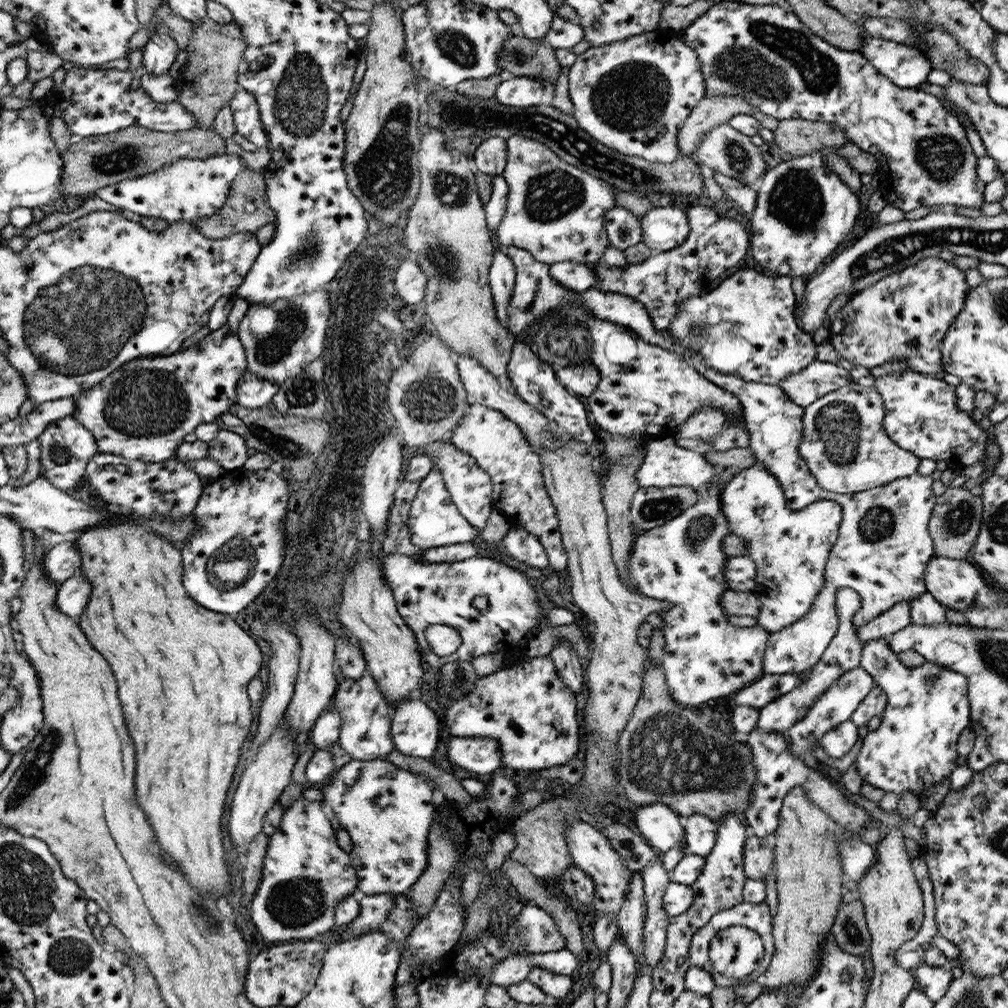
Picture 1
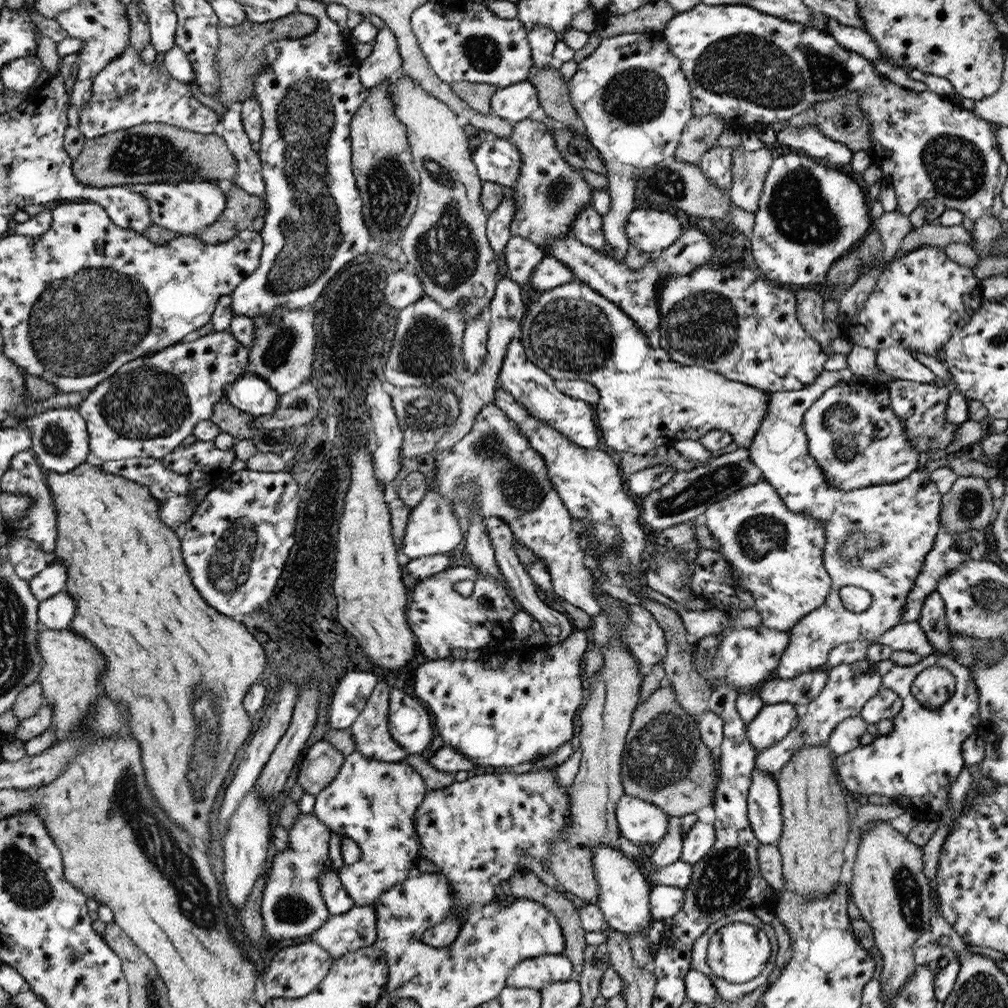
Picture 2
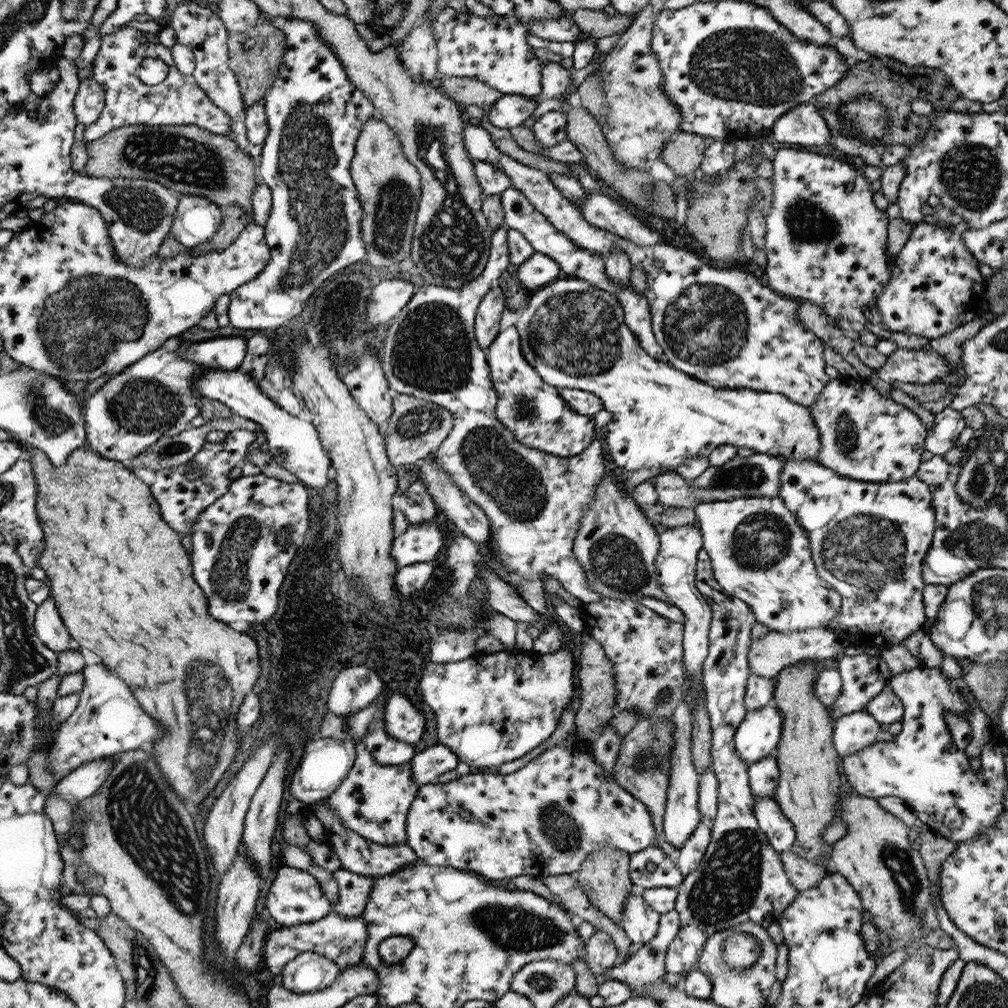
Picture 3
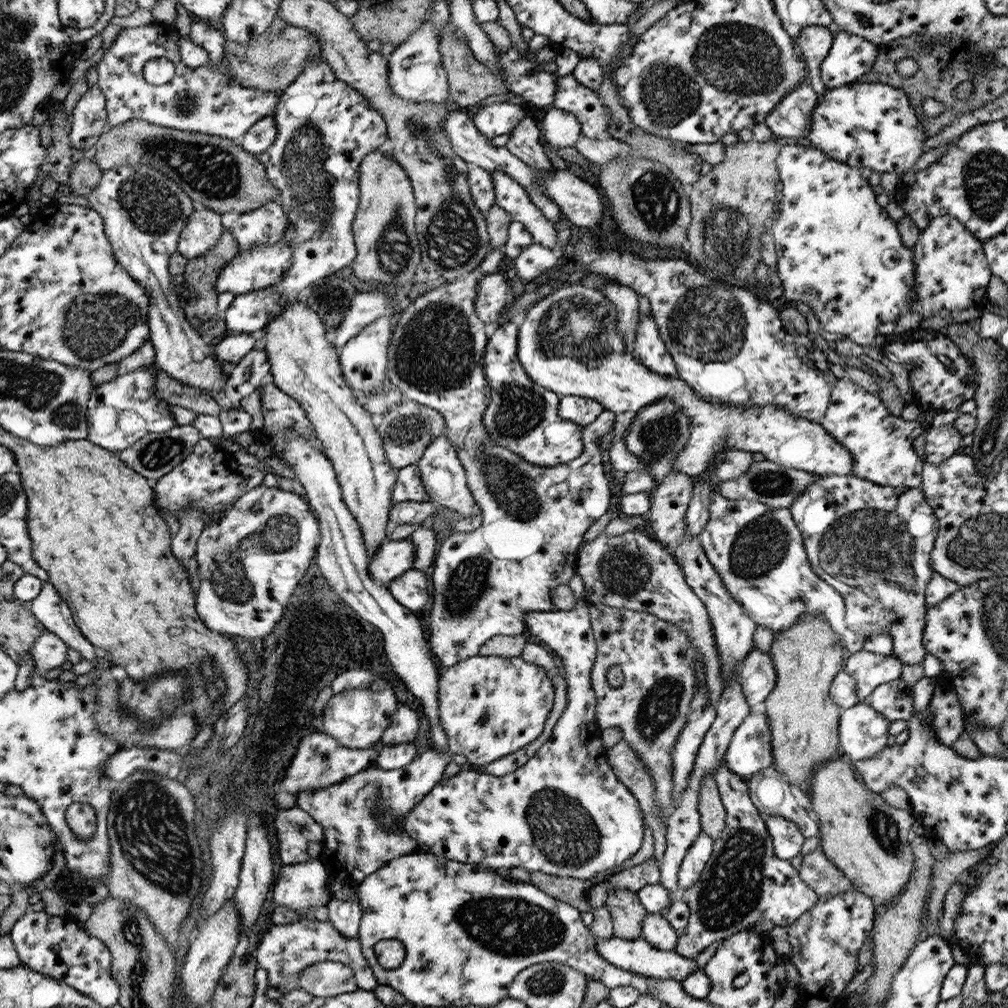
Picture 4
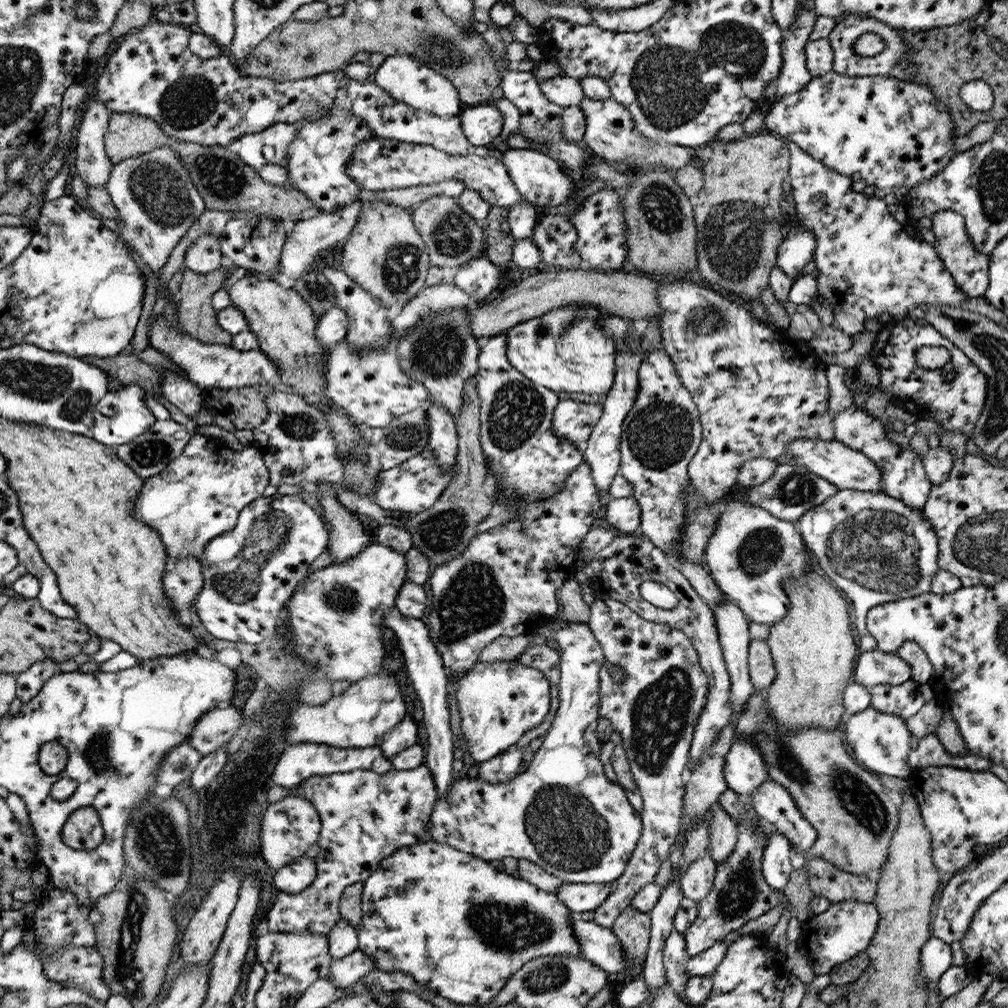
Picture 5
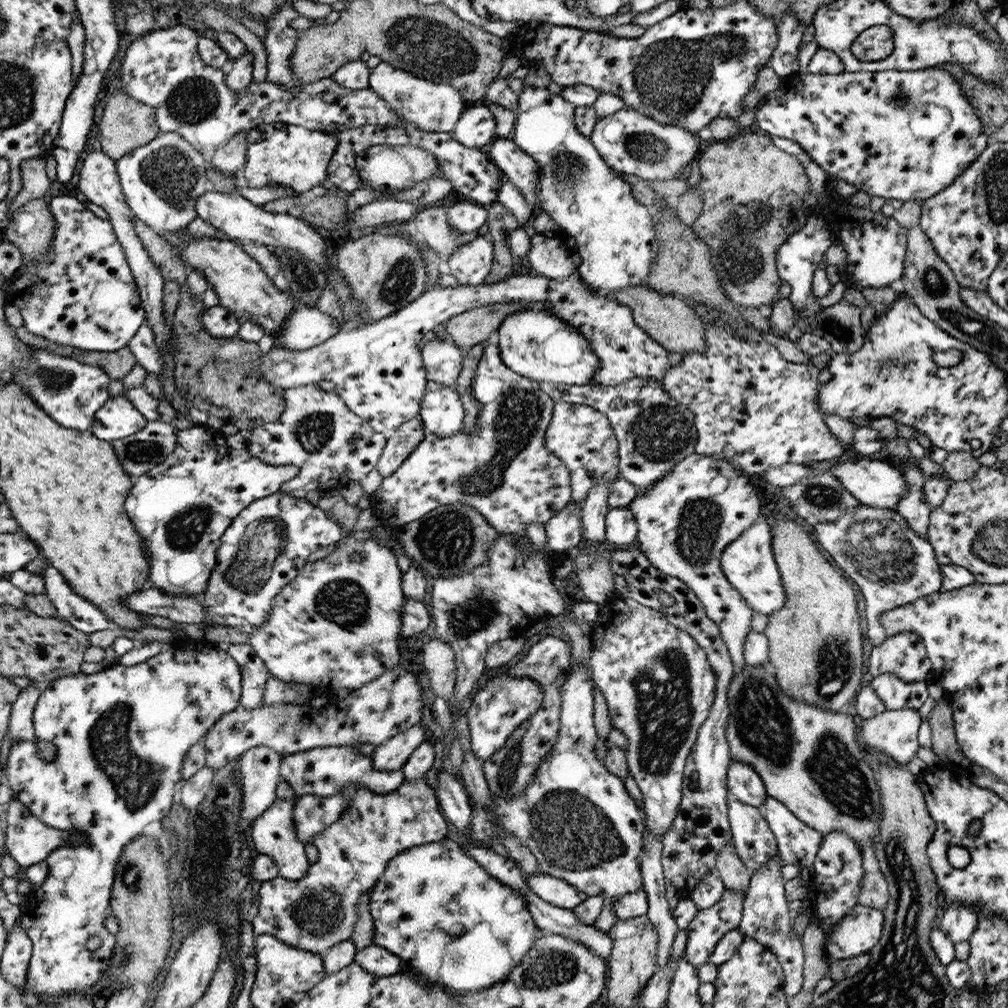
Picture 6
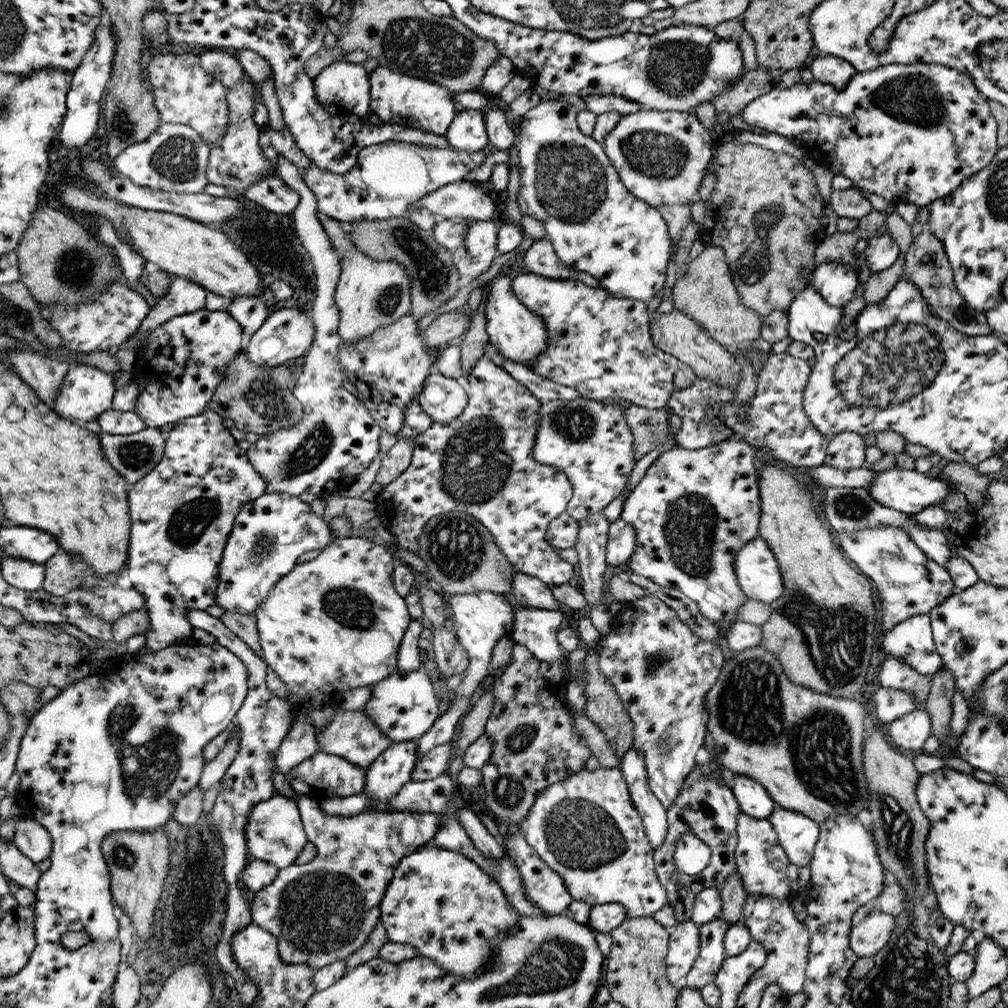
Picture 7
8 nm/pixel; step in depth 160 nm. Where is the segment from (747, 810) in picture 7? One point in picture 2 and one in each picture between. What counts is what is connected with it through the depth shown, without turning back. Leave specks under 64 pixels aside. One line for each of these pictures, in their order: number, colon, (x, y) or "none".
2: (773, 722)
3: (757, 736)
4: (750, 751)
5: (744, 770)
6: (743, 781)

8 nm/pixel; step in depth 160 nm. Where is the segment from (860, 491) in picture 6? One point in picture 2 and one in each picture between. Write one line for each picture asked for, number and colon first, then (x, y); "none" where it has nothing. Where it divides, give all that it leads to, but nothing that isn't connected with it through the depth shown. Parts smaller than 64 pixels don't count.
2: (571, 332)
3: (573, 334)
4: (569, 343)
5: (848, 469)

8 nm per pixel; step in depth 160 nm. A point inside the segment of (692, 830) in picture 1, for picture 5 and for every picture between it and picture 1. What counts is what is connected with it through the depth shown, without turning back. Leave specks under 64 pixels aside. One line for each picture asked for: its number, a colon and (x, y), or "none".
2: (698, 841)
3: (688, 858)
4: (692, 868)
5: (697, 881)

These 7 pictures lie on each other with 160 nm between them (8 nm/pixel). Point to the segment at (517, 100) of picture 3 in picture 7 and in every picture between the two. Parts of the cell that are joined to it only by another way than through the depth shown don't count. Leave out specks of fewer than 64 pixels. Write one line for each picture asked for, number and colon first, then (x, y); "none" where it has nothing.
4: (496, 119)
5: (482, 123)
6: (475, 128)
7: (467, 132)

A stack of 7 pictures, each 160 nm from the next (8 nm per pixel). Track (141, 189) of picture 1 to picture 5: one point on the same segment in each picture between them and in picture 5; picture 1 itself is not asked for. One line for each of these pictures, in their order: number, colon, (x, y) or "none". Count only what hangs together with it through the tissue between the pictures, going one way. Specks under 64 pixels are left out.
2: (188, 207)
3: (198, 219)
4: (203, 231)
5: (204, 256)

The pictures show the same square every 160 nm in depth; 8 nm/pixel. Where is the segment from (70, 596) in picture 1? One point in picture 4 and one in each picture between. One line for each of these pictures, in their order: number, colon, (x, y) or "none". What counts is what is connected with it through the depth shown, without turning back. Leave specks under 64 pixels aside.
2: (58, 612)
3: (49, 625)
4: (50, 651)

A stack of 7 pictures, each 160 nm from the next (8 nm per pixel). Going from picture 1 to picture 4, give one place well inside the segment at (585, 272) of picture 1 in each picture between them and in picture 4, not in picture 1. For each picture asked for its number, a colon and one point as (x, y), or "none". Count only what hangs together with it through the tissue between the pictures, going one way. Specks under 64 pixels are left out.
2: (550, 273)
3: (538, 271)
4: (533, 262)

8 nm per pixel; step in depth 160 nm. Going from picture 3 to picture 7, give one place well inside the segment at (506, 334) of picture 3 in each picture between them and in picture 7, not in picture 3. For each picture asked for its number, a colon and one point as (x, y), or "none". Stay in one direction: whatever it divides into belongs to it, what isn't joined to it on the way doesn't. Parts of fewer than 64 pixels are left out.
4: (523, 417)
5: (528, 460)
6: (504, 471)
7: (482, 464)

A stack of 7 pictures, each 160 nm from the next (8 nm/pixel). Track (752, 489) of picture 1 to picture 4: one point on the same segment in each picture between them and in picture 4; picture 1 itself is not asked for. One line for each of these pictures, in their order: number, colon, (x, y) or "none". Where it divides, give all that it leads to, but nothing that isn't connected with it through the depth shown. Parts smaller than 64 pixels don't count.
2: (776, 555)
3: (759, 553)
4: (758, 551)

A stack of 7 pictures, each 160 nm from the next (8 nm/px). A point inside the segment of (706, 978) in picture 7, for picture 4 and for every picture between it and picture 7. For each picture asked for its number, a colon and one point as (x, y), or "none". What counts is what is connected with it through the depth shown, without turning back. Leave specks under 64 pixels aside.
4: (744, 882)
5: (740, 893)
6: (710, 925)

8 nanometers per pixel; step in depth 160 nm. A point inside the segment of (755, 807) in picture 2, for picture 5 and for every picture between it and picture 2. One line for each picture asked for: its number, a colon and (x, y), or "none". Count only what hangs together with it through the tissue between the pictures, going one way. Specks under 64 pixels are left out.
3: (779, 831)
4: (787, 840)
5: (776, 868)

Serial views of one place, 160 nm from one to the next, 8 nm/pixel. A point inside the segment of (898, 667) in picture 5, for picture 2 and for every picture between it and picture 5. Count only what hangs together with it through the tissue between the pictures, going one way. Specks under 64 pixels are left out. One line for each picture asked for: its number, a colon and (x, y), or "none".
2: (850, 685)
3: (863, 676)
4: (870, 669)

